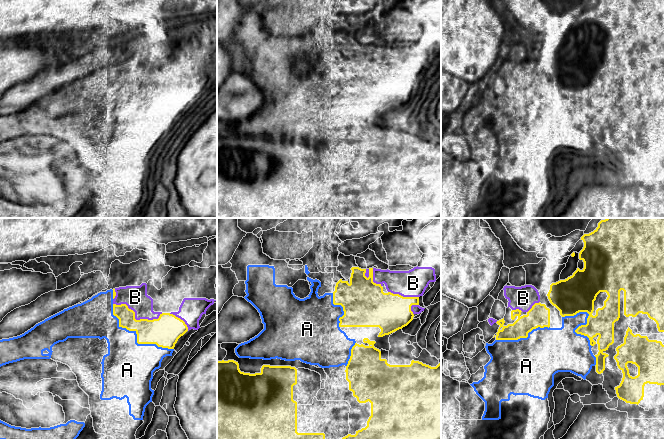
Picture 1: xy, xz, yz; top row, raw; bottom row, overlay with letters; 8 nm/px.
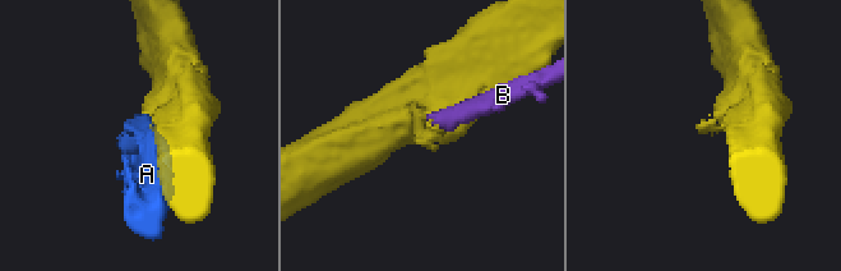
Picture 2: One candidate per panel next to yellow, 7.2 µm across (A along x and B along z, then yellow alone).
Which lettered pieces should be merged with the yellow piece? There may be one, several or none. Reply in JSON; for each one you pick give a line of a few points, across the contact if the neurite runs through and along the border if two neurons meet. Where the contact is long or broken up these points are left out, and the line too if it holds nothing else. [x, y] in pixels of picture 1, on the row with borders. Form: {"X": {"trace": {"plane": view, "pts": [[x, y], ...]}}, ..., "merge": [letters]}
{"merge": []}

